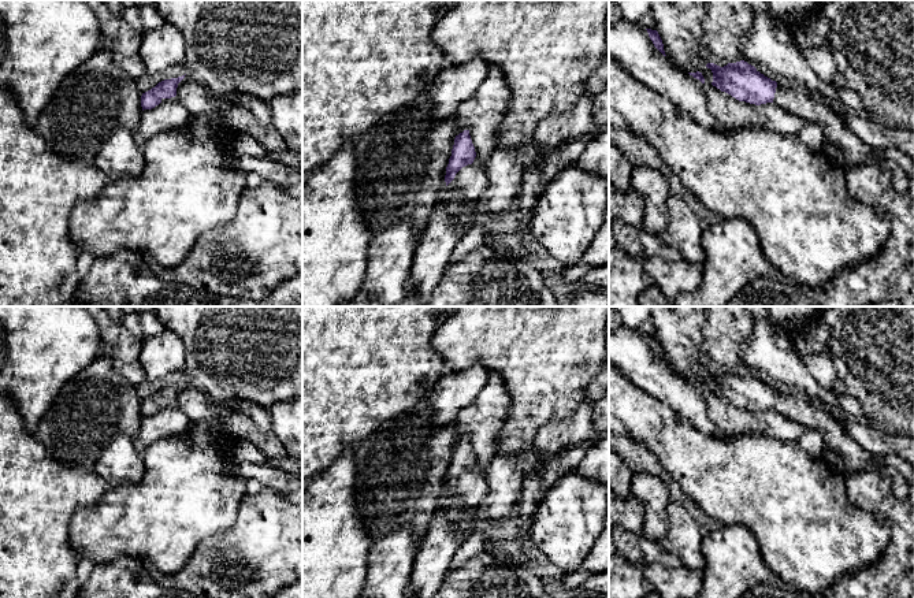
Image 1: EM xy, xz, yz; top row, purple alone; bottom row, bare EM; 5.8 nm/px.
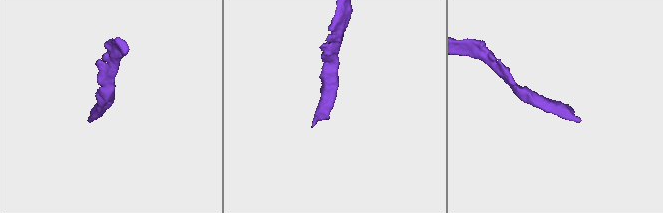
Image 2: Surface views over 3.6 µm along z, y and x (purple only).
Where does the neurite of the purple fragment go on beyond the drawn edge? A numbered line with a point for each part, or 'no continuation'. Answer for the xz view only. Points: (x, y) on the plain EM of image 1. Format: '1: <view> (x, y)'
1: xz (469, 490)

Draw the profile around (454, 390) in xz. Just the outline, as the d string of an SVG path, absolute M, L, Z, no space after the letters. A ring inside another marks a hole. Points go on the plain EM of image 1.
M482 364L446 372L428 394L434 409L434 423L446 426L456 421L460 411L472 404L480 394L488 378L490 371Z

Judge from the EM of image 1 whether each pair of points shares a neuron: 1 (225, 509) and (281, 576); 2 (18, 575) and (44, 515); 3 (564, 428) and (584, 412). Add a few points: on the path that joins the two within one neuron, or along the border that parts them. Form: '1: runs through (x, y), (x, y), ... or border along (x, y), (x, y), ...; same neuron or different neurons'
1: border along (237, 519), (230, 527), (207, 539); different neurons
2: runs through (18, 560), (18, 549), (26, 541), (29, 530); same neuron
3: runs through (569, 427), (579, 418); same neuron

